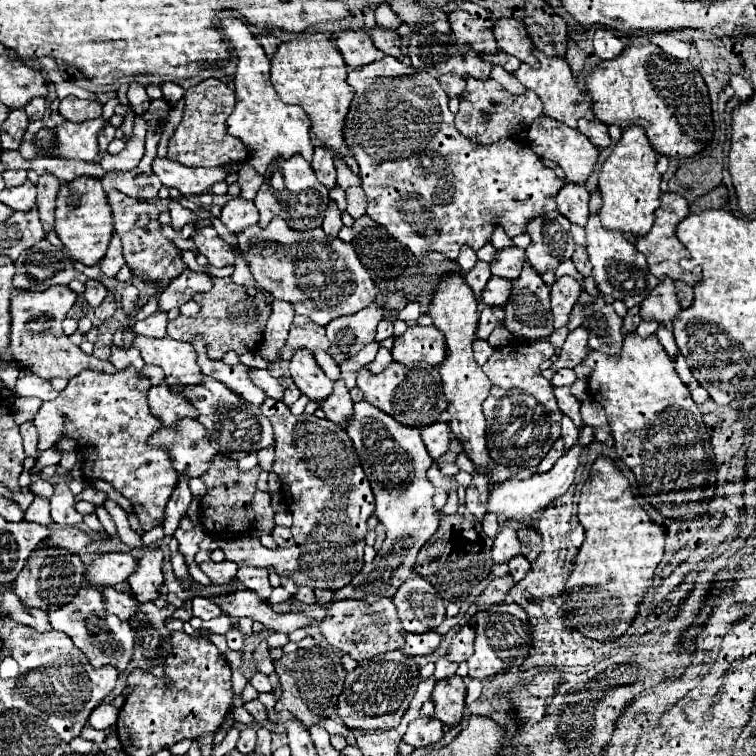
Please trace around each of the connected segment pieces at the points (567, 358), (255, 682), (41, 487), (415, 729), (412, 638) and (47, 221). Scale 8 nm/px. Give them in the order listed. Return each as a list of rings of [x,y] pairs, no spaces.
[[[576,328],[568,334],[560,356],[556,358],[556,362],[552,364],[552,370],[560,370],[560,368],[574,368],[578,364],[582,364],[582,360],[586,358],[586,350],[588,350],[588,332],[586,328]]]
[[[256,674],[252,680],[250,680],[250,684],[258,690],[258,692],[272,692],[272,684],[270,684],[270,680],[268,680],[268,676],[266,674]]]
[[[39,479],[35,483],[31,483],[29,489],[43,498],[50,499],[54,493],[54,487],[50,482]]]
[[[420,716],[416,718],[410,726],[408,726],[408,732],[404,736],[404,742],[406,744],[412,744],[416,748],[426,748],[426,746],[432,746],[436,744],[438,740],[442,740],[444,732],[442,732],[442,722],[438,718],[426,718],[426,716]]]
[[[426,632],[426,634],[406,634],[404,652],[410,656],[426,656],[432,654],[442,642],[442,634],[438,632]]]
[[[52,174],[40,176],[38,182],[38,212],[44,226],[44,234],[54,230],[54,208],[56,208],[56,194],[60,190],[60,180]]]

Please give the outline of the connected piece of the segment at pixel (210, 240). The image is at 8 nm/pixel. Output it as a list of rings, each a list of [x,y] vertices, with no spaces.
[[[214,226],[198,228],[192,240],[196,242],[200,254],[204,254],[212,266],[236,266],[234,250],[216,234]]]

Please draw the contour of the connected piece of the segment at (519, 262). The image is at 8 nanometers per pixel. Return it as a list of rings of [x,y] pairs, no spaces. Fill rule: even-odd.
[[[512,246],[512,248],[500,250],[496,262],[492,262],[490,268],[492,268],[494,276],[516,280],[520,276],[520,272],[522,272],[524,264],[526,264],[526,254],[520,248]]]

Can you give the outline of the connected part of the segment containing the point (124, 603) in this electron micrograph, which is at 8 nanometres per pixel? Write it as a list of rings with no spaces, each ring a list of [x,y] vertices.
[[[104,588],[106,596],[106,608],[108,612],[114,612],[120,620],[132,620],[138,612],[138,600],[134,600],[132,594],[118,592],[114,588]]]

